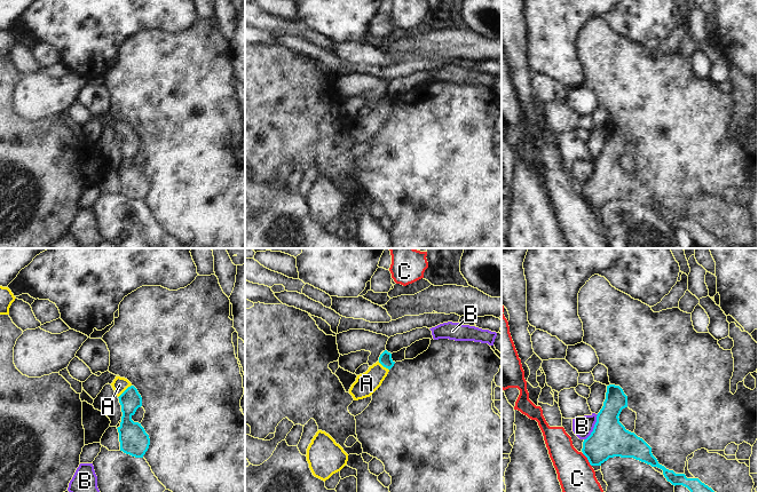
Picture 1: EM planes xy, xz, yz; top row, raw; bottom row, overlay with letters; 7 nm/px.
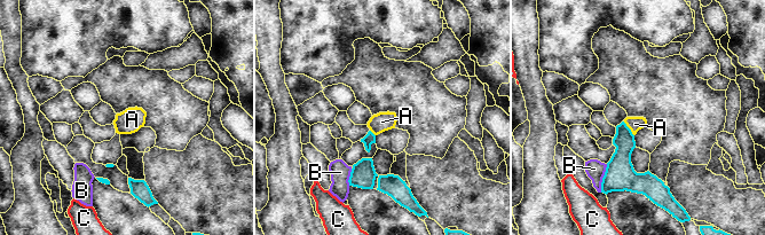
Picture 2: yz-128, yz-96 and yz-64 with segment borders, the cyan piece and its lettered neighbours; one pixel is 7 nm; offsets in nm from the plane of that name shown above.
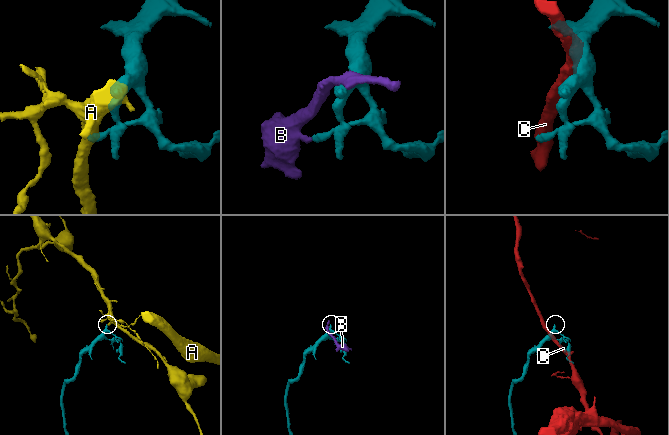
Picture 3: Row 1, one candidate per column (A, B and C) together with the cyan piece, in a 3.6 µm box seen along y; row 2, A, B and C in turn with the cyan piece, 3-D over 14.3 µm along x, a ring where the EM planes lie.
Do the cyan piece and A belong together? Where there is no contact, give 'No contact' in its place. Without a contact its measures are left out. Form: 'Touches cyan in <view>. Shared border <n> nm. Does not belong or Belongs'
Touches cyan in xy. Shared border 130 nm. Belongs

